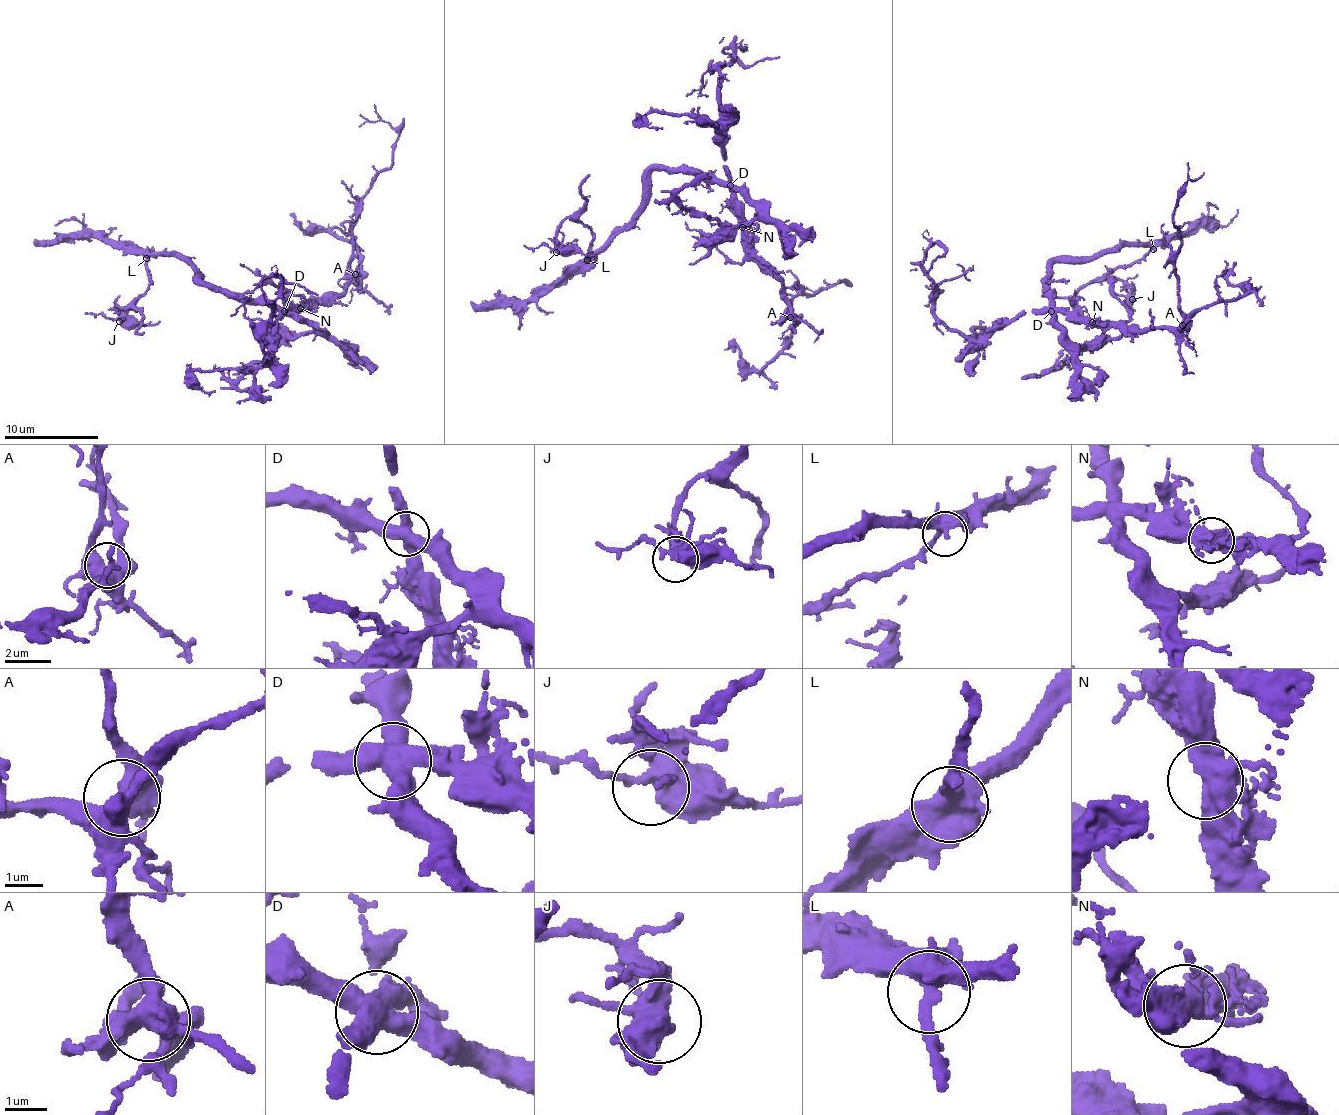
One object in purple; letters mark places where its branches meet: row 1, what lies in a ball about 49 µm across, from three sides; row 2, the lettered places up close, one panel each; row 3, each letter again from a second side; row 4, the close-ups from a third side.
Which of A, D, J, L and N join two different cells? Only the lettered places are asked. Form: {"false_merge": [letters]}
{"false_merge": ["D"]}

